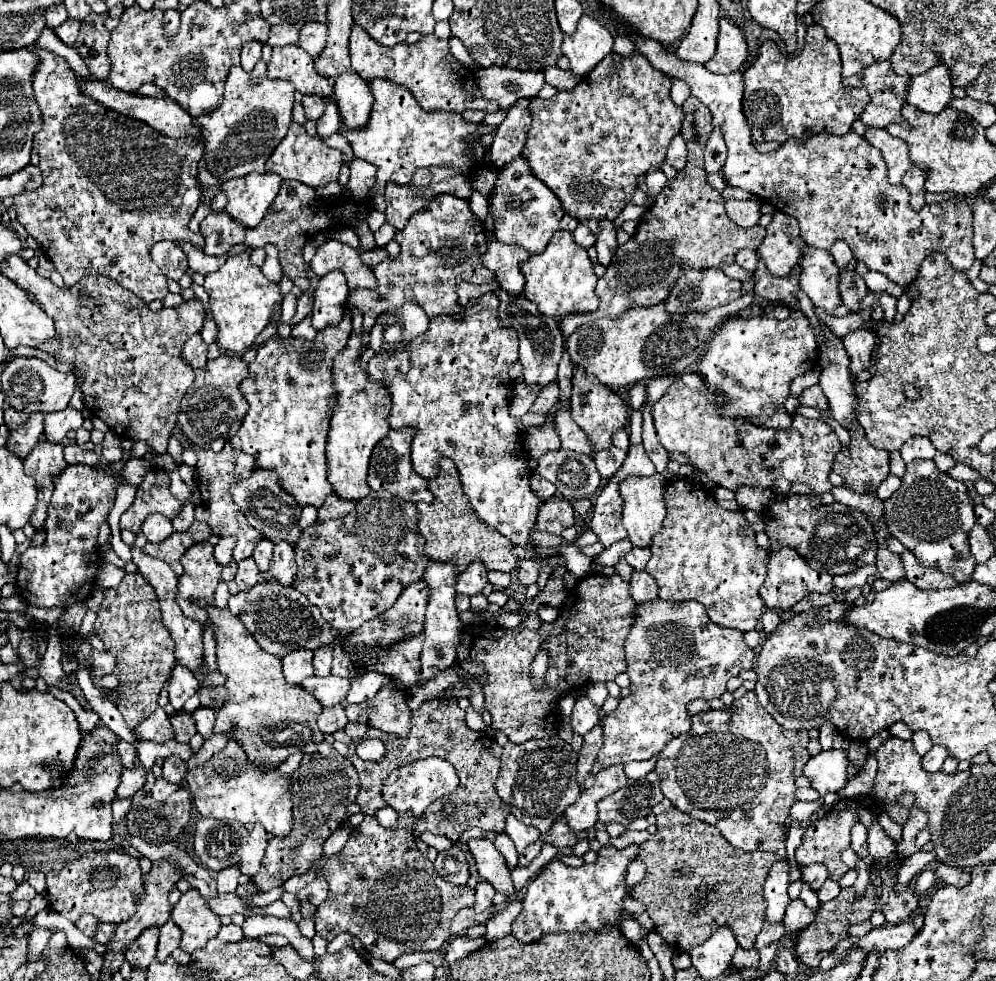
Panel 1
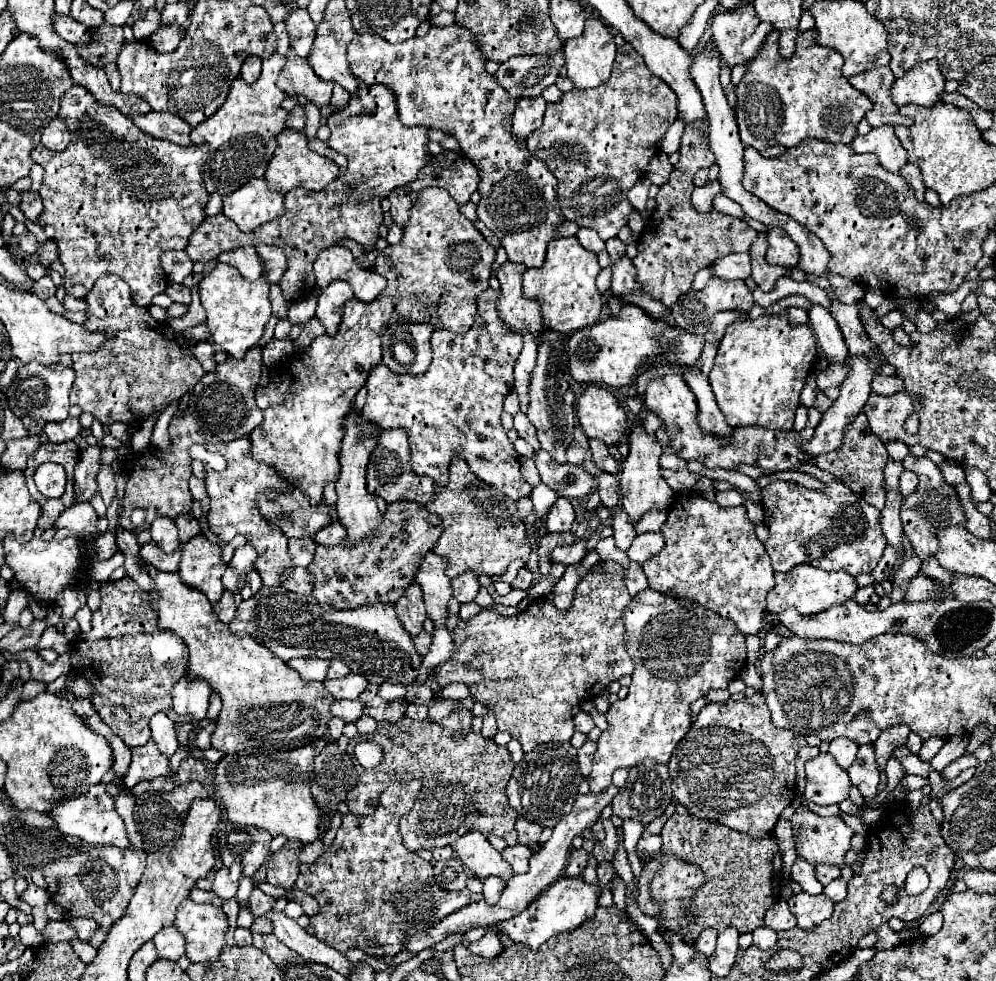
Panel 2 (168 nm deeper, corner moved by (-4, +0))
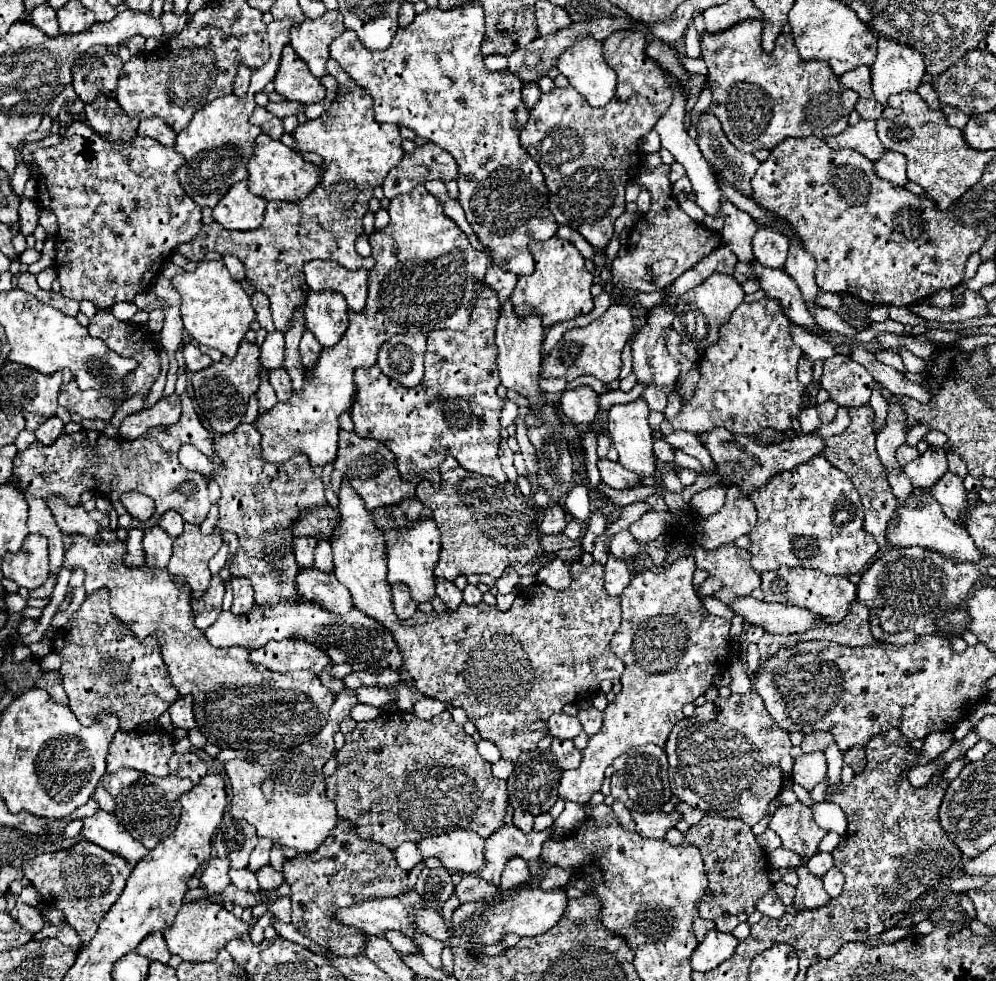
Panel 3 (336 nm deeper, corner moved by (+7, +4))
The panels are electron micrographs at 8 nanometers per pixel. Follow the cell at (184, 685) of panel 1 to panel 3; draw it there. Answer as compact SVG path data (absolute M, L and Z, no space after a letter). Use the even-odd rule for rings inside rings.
M186 695L186 697L178 697L170 709L168 709L170 717L172 717L172 723L176 727L182 727L186 731L194 729L196 727L196 721L194 721L194 713L192 713L192 695Z

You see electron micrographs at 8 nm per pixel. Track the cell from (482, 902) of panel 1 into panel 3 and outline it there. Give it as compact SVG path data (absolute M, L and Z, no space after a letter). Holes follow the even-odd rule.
M502 825L494 835L486 839L486 867L478 873L484 881L492 885L500 885L500 875L508 863L510 857L522 857L526 863L540 857L542 843L552 837L554 825L550 829L544 829L540 833L522 833L518 827Z

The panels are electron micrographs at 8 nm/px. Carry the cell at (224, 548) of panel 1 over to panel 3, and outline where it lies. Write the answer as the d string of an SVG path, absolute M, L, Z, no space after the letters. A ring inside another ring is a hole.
M222 543L220 551L210 559L210 571L212 573L220 573L220 569L226 565L226 559L228 559L228 545Z

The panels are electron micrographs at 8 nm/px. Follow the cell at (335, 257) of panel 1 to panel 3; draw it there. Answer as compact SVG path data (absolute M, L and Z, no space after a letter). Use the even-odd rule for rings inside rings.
M308 261L304 265L306 283L312 291L334 291L344 295L352 311L362 311L366 303L368 271L348 271L334 261Z

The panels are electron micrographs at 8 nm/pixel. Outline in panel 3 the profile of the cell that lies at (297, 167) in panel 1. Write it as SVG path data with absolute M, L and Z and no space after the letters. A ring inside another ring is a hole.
M260 133L254 143L254 155L250 157L248 165L248 189L266 199L278 201L302 201L320 181L320 169L314 163L306 163L294 149L286 147L282 141L274 141L268 135Z

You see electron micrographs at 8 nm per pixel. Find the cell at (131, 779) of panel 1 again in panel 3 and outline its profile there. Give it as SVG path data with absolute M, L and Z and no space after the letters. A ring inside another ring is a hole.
M118 731L110 743L106 765L114 773L130 767L156 777L166 777L168 759L174 753L174 739L164 731Z

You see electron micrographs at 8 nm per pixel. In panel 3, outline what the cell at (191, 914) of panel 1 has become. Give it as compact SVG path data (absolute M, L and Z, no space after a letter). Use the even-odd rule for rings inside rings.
M186 903L180 907L174 925L164 931L164 939L168 943L170 953L180 955L184 961L214 961L216 955L226 947L230 939L240 939L248 933L248 923L234 917L222 905L212 903Z

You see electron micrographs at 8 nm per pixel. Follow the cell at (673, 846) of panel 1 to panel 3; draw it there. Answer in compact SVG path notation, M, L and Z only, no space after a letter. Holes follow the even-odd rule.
M704 817L698 825L692 825L688 833L680 833L678 829L668 831L666 841L668 841L668 843L672 843L672 845L690 843L690 845L696 845L696 847L700 849L702 859L704 859L704 865L706 865L706 873L708 873L710 887L708 887L706 895L702 897L702 903L698 905L698 909L700 909L700 917L714 921L718 931L732 933L732 931L736 929L736 925L738 925L738 923L746 921L746 919L754 913L754 901L772 889L772 883L770 883L770 879L768 879L768 875L770 875L768 857L766 857L766 853L758 847L758 843L756 843L756 835L752 833L750 825L742 823L740 819Z

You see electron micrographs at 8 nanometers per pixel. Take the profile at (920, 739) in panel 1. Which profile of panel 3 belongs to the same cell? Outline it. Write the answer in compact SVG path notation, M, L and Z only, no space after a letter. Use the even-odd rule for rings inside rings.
M948 731L948 733L932 733L930 737L926 737L924 747L920 751L920 763L924 765L924 763L936 759L938 755L942 755L944 751L948 751L952 741L954 741L952 731Z

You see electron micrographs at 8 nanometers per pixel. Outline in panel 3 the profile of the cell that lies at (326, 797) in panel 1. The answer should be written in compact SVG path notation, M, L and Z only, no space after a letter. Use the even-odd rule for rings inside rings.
M264 865L258 873L256 873L256 877L258 877L258 883L260 883L260 887L262 889L278 889L282 883L284 883L284 875L280 873L280 871L274 871L270 865Z

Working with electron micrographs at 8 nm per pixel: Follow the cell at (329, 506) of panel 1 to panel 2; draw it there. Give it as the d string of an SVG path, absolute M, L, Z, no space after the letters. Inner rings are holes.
M331 505L331 515L333 515L333 523L329 523L329 527L321 529L317 535L315 535L315 541L317 543L323 543L323 545L333 545L333 543L339 543L339 539L343 539L347 535L343 523L339 521L337 517L337 511L335 507Z

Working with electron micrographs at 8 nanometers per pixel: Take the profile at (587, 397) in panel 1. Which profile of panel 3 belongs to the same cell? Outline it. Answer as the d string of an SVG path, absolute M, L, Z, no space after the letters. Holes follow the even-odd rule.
M588 385L564 391L560 397L560 409L574 425L590 425L598 411L598 393Z

